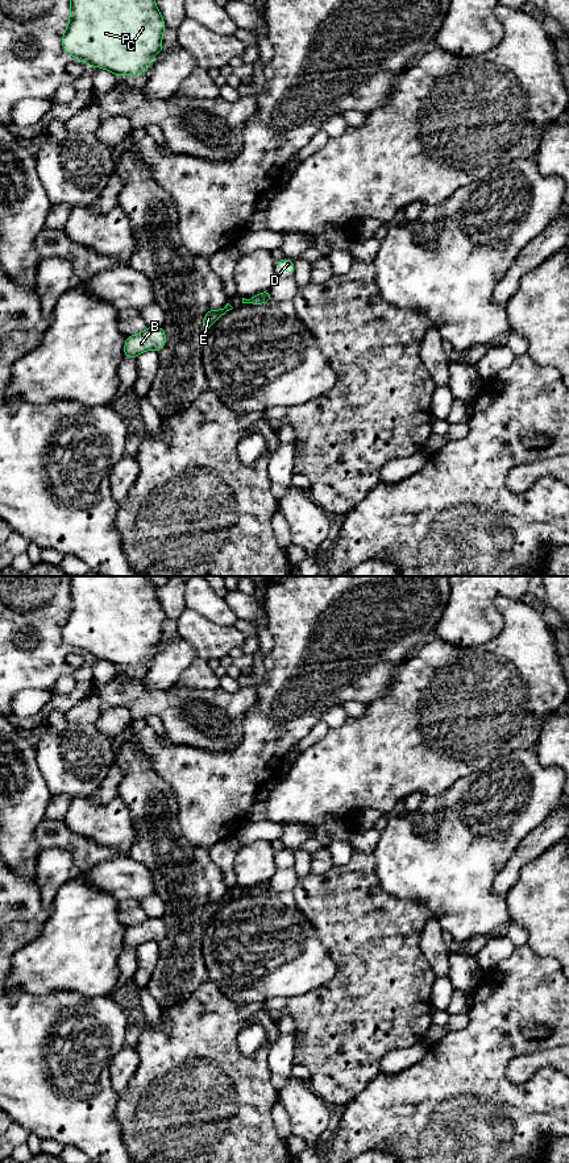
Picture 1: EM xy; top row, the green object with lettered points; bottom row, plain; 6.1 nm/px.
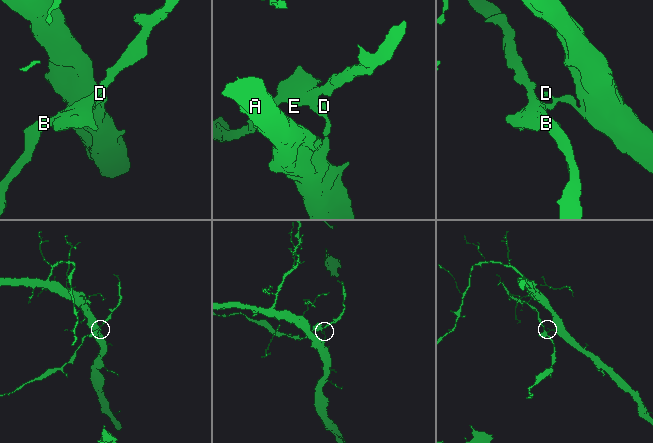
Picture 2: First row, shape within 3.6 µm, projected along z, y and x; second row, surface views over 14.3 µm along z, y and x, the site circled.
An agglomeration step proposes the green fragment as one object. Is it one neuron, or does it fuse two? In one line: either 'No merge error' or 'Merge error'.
Merge error

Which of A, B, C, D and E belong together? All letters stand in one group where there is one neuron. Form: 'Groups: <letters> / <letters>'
Groups: A C D / B E

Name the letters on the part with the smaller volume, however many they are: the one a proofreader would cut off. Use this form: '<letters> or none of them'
B, E

